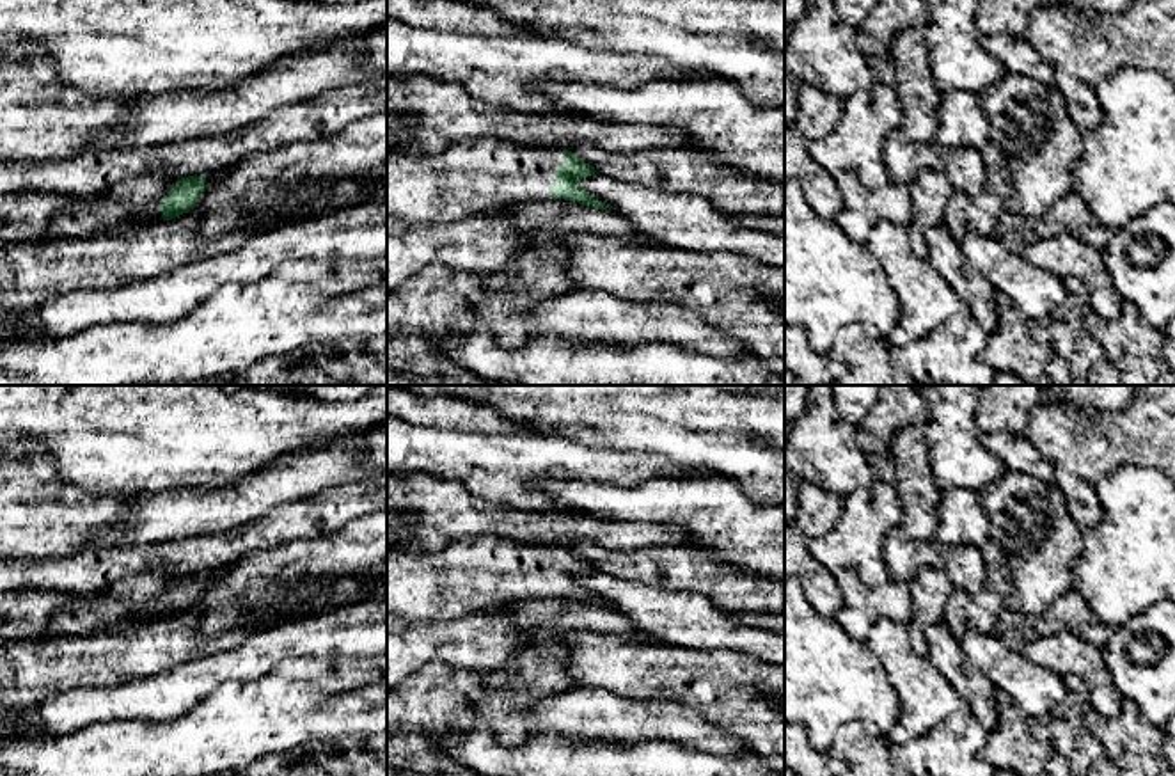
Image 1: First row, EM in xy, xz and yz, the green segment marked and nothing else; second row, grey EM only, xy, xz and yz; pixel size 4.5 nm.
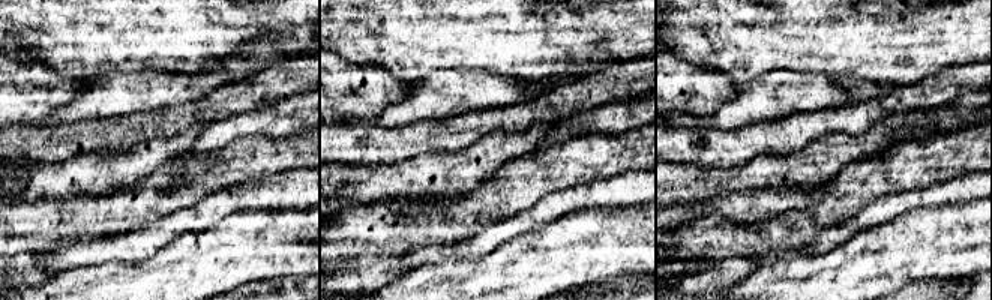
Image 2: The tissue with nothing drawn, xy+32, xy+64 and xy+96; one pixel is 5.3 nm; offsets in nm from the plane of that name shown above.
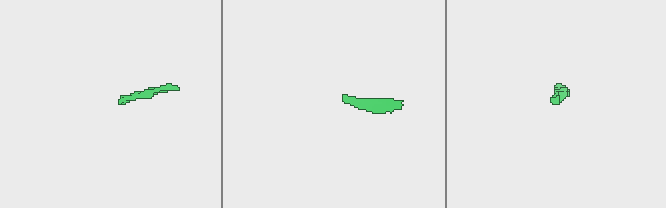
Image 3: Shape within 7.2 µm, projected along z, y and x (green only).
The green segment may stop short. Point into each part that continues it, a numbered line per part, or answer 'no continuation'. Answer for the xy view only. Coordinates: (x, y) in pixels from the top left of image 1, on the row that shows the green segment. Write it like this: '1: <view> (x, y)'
1: xy (86, 219)

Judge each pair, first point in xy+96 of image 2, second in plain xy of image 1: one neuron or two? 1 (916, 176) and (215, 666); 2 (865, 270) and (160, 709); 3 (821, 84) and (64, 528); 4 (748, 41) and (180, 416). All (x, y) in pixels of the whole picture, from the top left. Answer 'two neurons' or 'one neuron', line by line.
1: two neurons
2: two neurons
3: two neurons
4: one neuron

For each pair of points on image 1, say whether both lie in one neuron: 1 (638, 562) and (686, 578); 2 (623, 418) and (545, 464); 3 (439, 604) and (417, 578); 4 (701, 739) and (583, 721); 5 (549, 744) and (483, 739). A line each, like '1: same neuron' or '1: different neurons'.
1: same neuron
2: different neurons
3: same neuron
4: same neuron
5: same neuron

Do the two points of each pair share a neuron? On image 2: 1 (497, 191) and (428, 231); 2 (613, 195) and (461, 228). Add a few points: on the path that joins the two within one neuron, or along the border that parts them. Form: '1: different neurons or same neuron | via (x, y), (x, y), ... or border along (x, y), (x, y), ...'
1: same neuron | via (480, 206), (462, 218), (444, 224)
2: different neurons | border along (526, 209), (486, 222), (462, 240)

